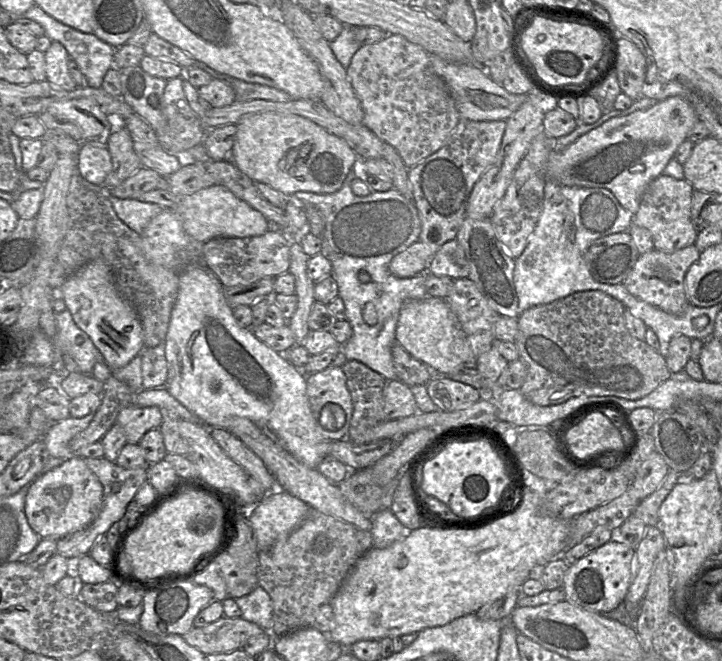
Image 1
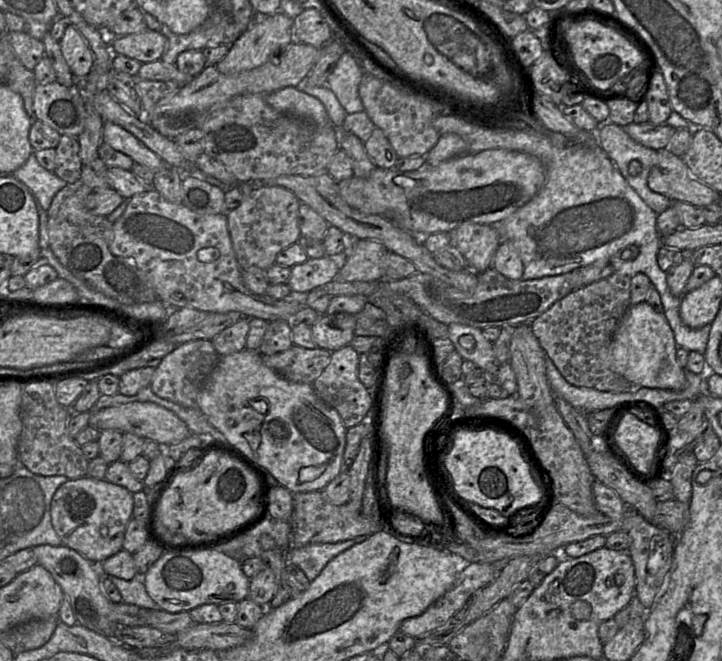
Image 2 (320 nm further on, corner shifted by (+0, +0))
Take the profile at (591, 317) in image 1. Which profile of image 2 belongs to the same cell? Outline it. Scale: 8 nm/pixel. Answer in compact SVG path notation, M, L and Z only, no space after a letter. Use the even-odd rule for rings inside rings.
M613 273L572 291L530 323L542 349L571 385L619 393L636 392L642 387L611 370L612 337L631 306L630 280L629 276Z

